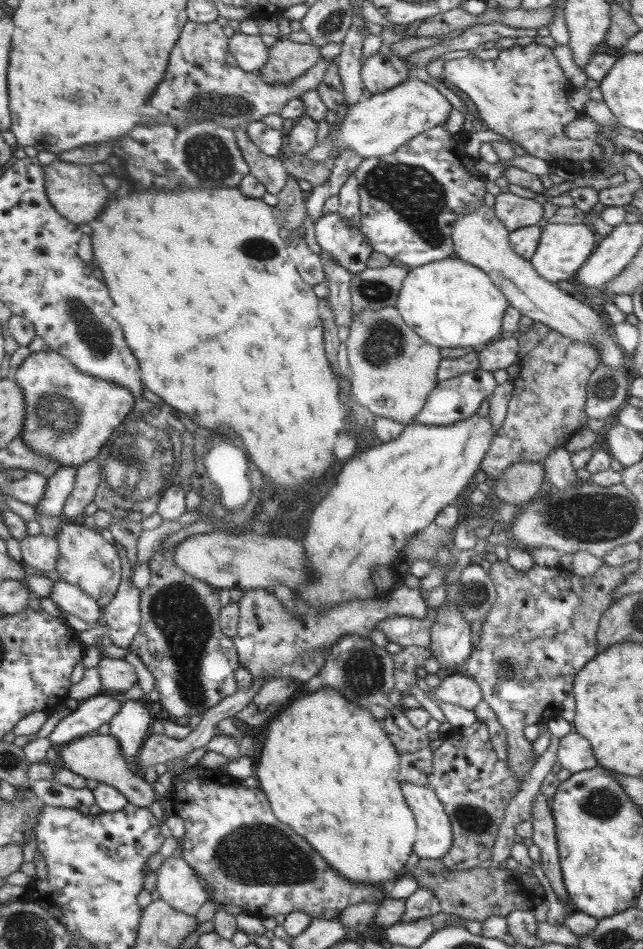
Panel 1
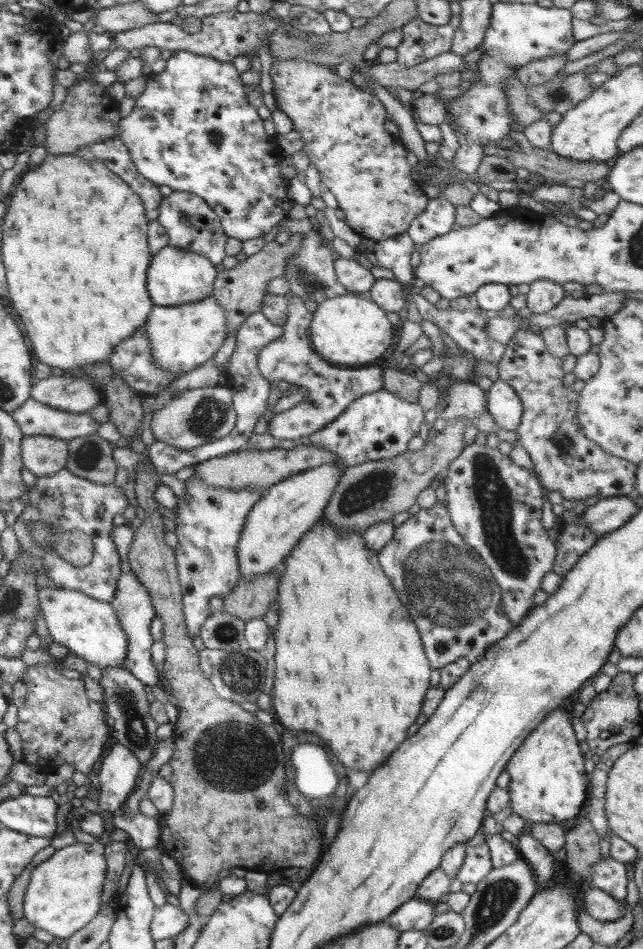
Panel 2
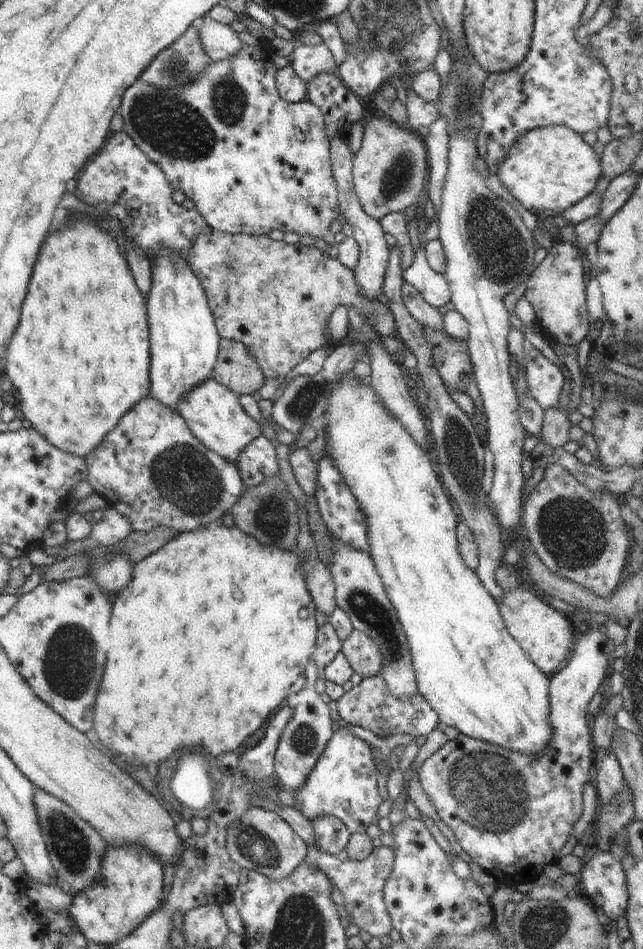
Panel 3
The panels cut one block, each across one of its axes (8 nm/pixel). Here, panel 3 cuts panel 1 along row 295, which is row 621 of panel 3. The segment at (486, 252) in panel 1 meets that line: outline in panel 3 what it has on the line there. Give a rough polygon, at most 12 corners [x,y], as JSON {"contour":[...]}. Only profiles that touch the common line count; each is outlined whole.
{"contour":[[522,585],[497,604],[509,634],[544,674],[576,644],[570,615]]}

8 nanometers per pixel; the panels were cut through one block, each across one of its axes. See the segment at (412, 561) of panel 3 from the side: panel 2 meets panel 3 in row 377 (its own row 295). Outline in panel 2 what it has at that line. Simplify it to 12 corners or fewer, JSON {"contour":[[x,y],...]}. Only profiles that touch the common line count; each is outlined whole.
{"contour":[[354,293],[318,303],[316,353],[368,366],[395,345],[394,324]]}

